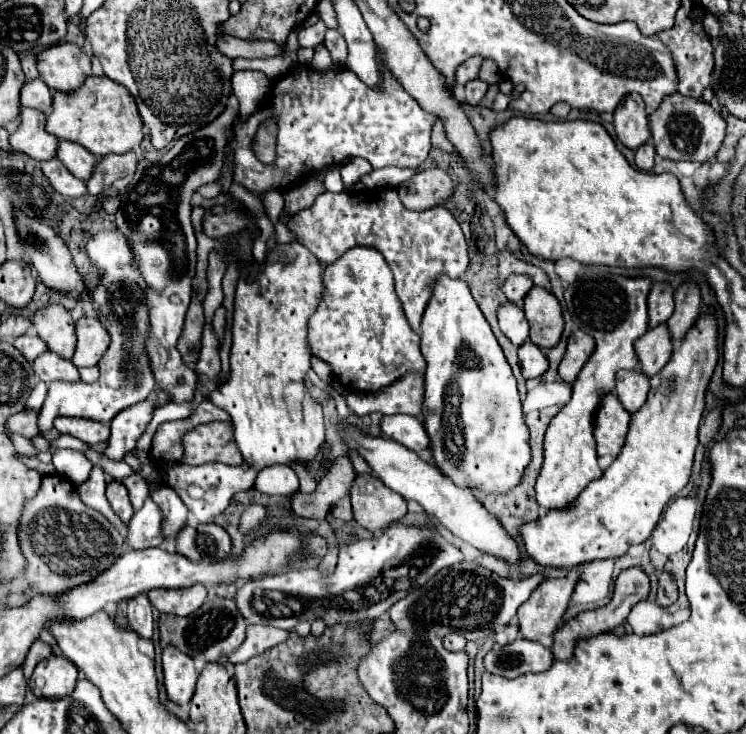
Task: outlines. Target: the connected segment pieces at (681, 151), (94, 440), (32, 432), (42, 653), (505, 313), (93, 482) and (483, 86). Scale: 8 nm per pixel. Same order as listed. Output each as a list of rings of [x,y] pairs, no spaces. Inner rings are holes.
[[[678,92],[664,98],[664,104],[660,104],[660,108],[650,114],[654,148],[658,156],[674,162],[714,160],[724,140],[724,128],[726,128],[726,122],[722,120],[722,114],[718,110],[714,110],[710,104],[704,104],[702,100],[688,100],[686,96],[678,96]],[[688,122],[700,122],[700,124],[688,124]]]
[[[58,416],[54,420],[54,428],[60,434],[70,434],[80,438],[84,444],[98,444],[98,442],[106,442],[110,436],[110,428],[108,424],[90,420],[90,418],[70,418],[70,416]]]
[[[24,410],[18,412],[16,416],[12,416],[12,420],[8,420],[8,430],[10,432],[18,432],[26,438],[34,438],[38,436],[38,410]]]
[[[36,640],[36,642],[32,644],[32,648],[30,648],[30,652],[28,652],[28,656],[26,656],[26,660],[24,660],[24,664],[22,664],[26,678],[30,678],[30,676],[32,676],[34,666],[36,666],[40,660],[48,658],[48,656],[52,656],[52,648],[50,648],[46,642]]]
[[[504,302],[498,308],[498,322],[500,330],[510,338],[510,342],[518,348],[528,340],[528,320],[524,316],[524,310],[512,302]]]
[[[94,466],[94,470],[90,472],[90,478],[82,484],[76,484],[76,490],[80,494],[80,500],[84,500],[84,504],[92,506],[94,510],[102,512],[108,520],[112,520],[112,516],[116,516],[106,500],[106,476],[102,472],[100,466]]]
[[[478,78],[472,80],[472,82],[468,82],[466,84],[466,102],[468,104],[480,104],[480,100],[486,94],[486,90],[488,90],[488,84],[482,82],[482,80],[478,80]]]

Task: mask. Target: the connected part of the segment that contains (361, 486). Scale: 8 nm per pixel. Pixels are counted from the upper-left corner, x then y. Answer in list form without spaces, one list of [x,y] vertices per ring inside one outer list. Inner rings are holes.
[[[356,476],[350,502],[354,510],[354,520],[366,530],[384,530],[392,522],[404,518],[406,500],[392,492],[382,480],[372,476]]]

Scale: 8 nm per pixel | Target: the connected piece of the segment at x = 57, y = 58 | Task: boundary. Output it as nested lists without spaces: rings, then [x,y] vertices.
[[[72,42],[44,48],[36,54],[36,60],[40,80],[44,80],[52,90],[68,92],[72,88],[80,88],[80,84],[84,84],[84,80],[92,74],[90,56]]]

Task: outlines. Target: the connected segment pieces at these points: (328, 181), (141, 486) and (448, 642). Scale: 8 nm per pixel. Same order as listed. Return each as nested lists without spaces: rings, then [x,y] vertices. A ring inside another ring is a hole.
[[[332,168],[332,170],[326,174],[324,186],[326,186],[326,190],[332,190],[332,192],[340,192],[340,190],[342,190],[342,178],[340,178],[338,168]]]
[[[130,474],[124,478],[124,486],[128,488],[130,494],[130,502],[134,506],[134,510],[140,510],[144,500],[148,498],[148,484],[140,474]]]
[[[448,634],[444,638],[444,648],[448,650],[464,650],[464,646],[466,646],[466,638],[460,634]]]

